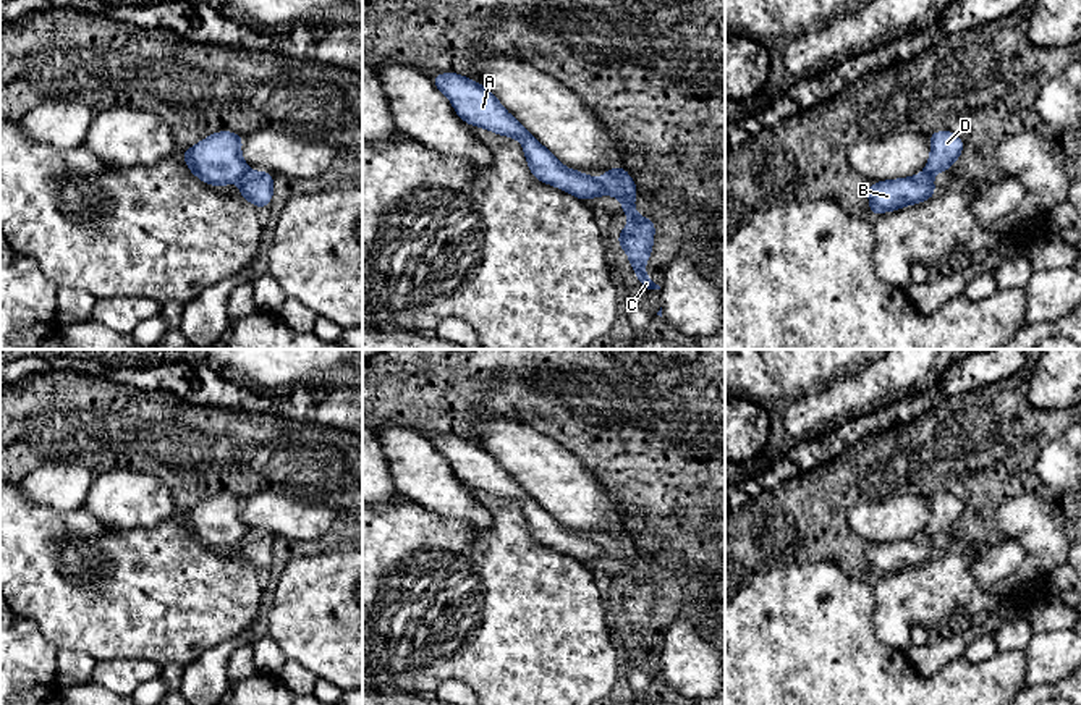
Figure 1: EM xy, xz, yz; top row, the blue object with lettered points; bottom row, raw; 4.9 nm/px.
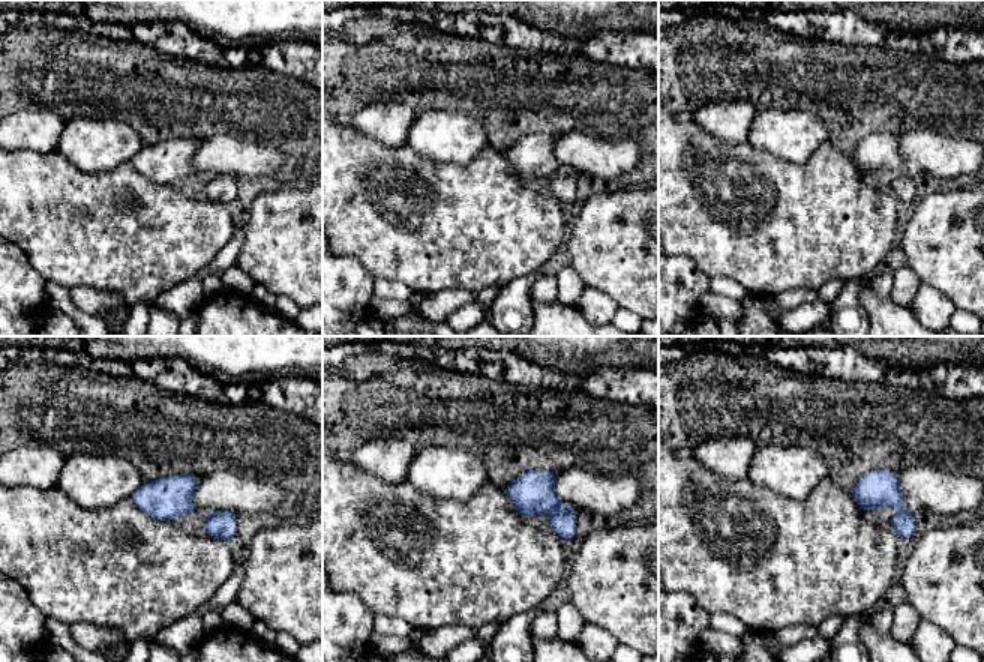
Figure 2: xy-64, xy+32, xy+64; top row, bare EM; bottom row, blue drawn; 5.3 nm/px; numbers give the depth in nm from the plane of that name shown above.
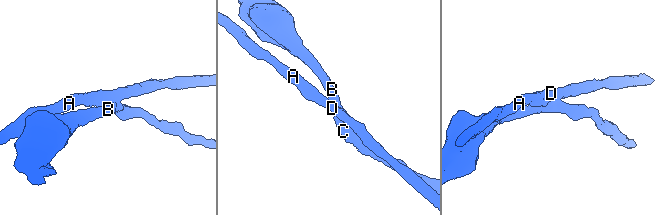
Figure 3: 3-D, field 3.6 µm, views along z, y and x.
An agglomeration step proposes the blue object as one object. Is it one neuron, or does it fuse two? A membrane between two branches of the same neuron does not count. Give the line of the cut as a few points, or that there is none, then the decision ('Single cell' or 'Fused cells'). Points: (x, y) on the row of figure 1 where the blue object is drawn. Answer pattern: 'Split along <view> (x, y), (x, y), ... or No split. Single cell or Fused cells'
Split along xz (602, 178), (609, 193). Fused cells

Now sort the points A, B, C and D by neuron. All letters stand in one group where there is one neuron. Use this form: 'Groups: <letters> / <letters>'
Groups: A D / B C

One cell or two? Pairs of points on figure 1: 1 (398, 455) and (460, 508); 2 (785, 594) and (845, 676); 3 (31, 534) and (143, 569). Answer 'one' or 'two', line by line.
1: one
2: one
3: one

